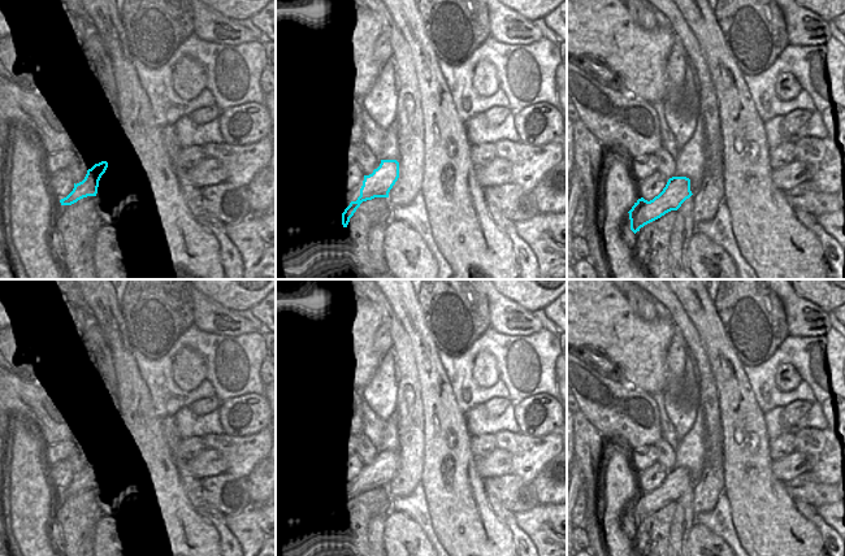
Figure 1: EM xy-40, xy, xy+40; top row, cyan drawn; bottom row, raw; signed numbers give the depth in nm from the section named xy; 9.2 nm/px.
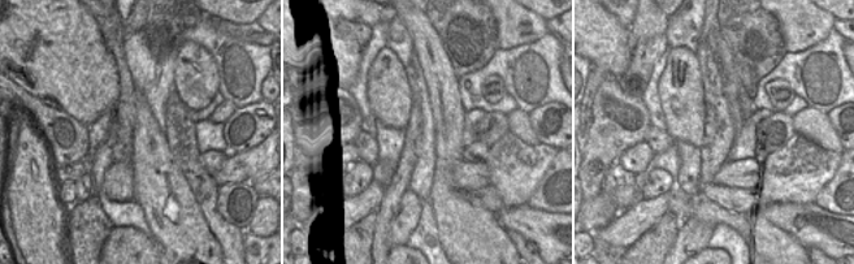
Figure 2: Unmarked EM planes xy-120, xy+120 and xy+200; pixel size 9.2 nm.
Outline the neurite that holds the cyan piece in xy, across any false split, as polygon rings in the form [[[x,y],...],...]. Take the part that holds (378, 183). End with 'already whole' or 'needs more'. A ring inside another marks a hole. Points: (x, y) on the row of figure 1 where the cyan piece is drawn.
[[[381,160],[381,164],[372,174],[364,175],[360,196],[342,213],[342,225],[347,227],[350,218],[363,201],[374,197],[389,197],[396,188],[400,188],[400,165],[396,160]]]; needs more

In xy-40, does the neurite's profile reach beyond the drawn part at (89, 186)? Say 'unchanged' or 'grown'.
grown

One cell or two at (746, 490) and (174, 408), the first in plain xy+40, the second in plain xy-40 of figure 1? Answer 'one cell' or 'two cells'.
two cells

